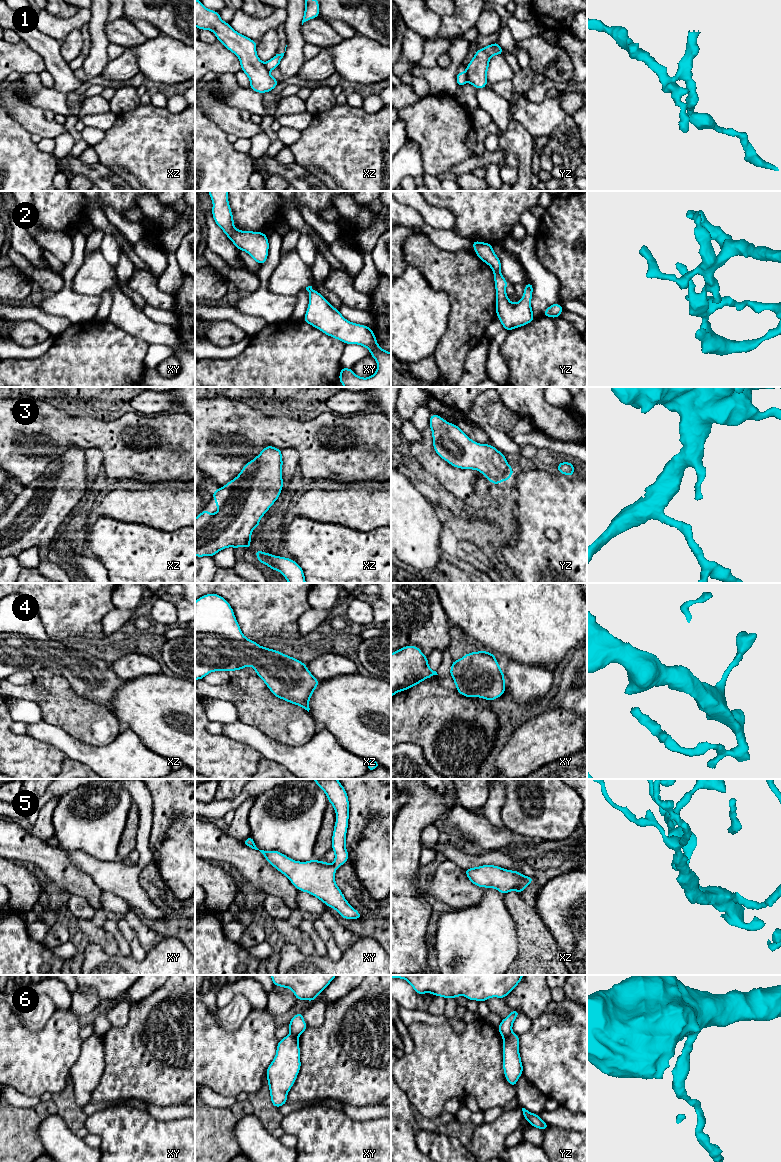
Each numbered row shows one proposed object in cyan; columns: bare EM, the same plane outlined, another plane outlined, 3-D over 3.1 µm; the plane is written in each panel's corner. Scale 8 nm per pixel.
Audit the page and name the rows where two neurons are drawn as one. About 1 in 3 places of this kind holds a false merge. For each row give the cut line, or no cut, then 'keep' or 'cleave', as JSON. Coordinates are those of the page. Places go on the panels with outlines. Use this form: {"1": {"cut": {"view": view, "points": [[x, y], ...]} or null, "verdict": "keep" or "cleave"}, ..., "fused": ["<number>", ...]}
{"1": {"cut": {"view": "yz", "points": [[465, 72], [466, 81]]}, "verdict": "cleave"}, "2": {"cut": null, "verdict": "keep"}, "3": {"cut": null, "verdict": "keep"}, "4": {"cut": null, "verdict": "keep"}, "5": {"cut": null, "verdict": "keep"}, "6": {"cut": {"view": "xy", "points": [[290, 1033], [298, 1036]]}, "verdict": "cleave"}, "fused": ["1", "6"]}

